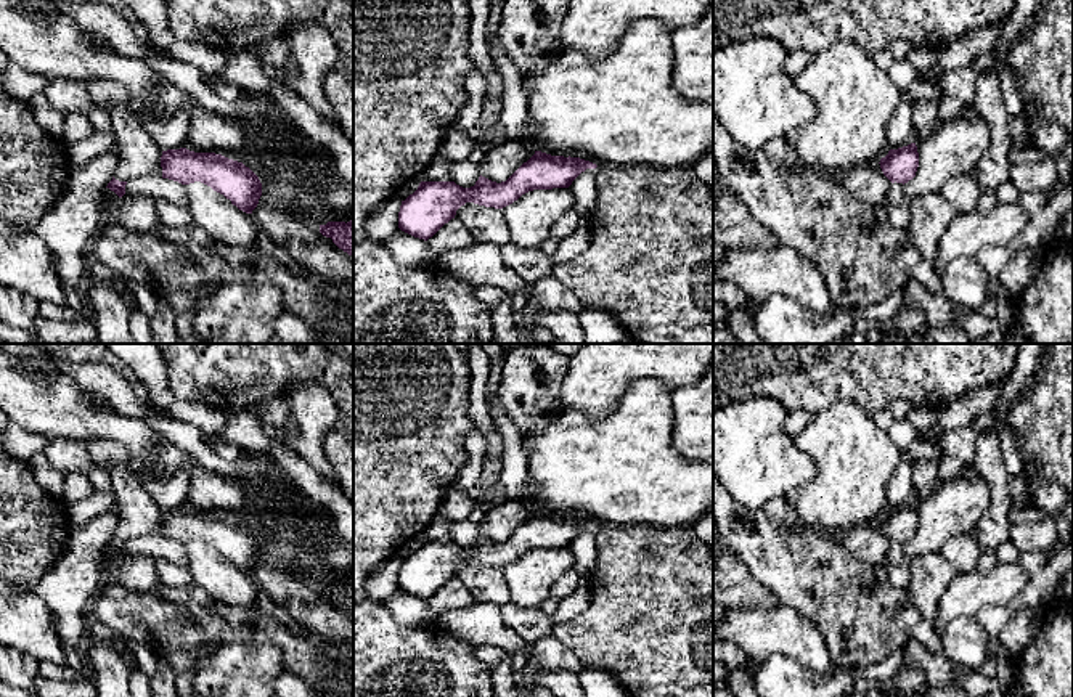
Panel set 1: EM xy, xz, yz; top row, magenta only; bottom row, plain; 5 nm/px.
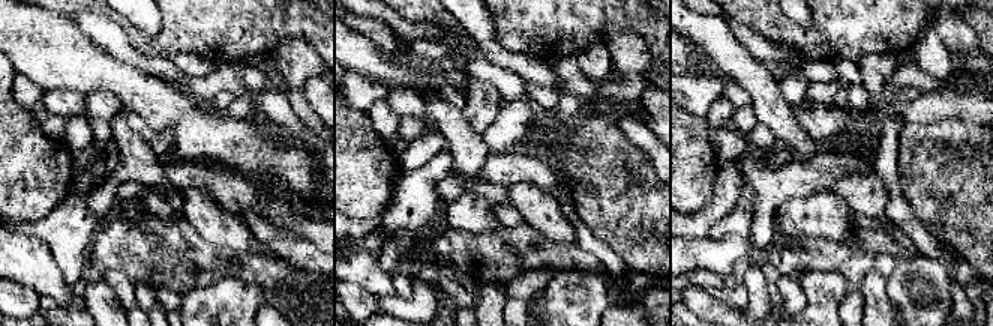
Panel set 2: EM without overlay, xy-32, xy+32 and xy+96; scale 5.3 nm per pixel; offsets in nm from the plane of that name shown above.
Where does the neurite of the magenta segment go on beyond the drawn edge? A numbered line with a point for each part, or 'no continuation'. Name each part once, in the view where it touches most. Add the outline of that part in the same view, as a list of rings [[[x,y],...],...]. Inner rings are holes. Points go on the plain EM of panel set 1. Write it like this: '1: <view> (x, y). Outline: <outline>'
no continuation

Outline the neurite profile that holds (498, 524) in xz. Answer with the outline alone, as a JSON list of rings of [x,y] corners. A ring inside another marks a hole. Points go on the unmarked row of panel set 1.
[[[528,490],[525,498],[508,499],[496,509],[485,511],[477,524],[479,533],[496,543],[506,541],[535,511],[535,501]]]

